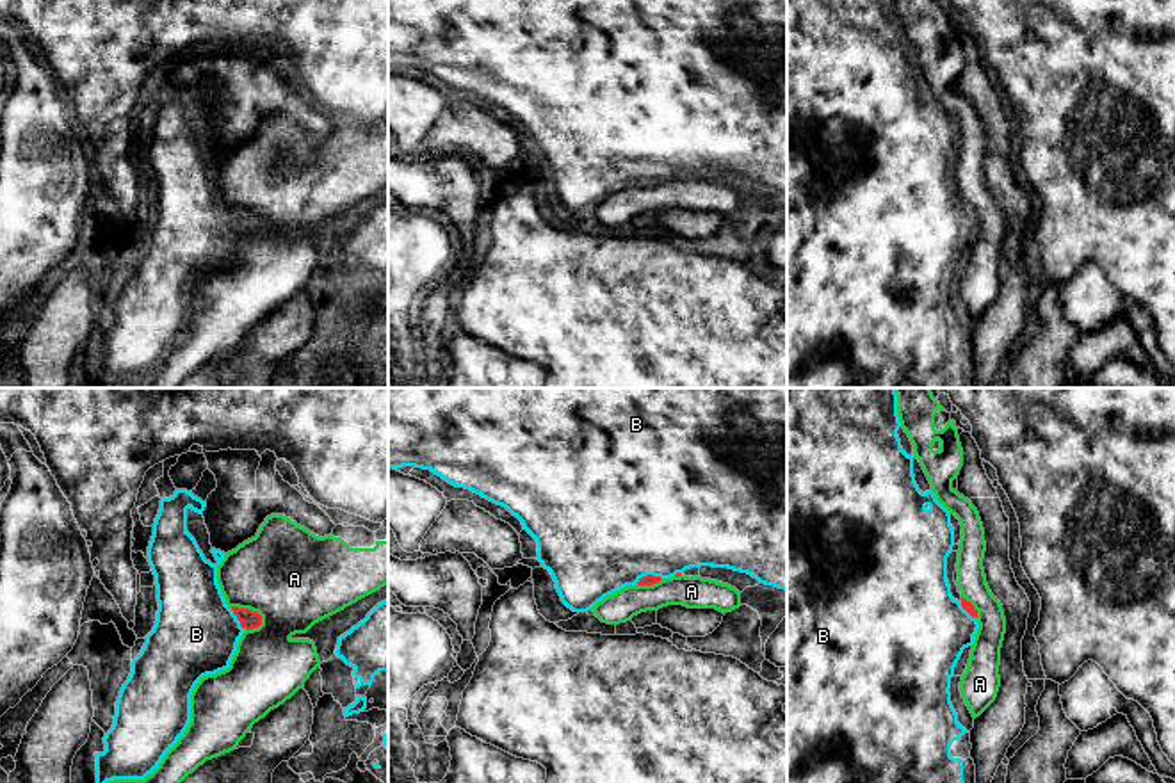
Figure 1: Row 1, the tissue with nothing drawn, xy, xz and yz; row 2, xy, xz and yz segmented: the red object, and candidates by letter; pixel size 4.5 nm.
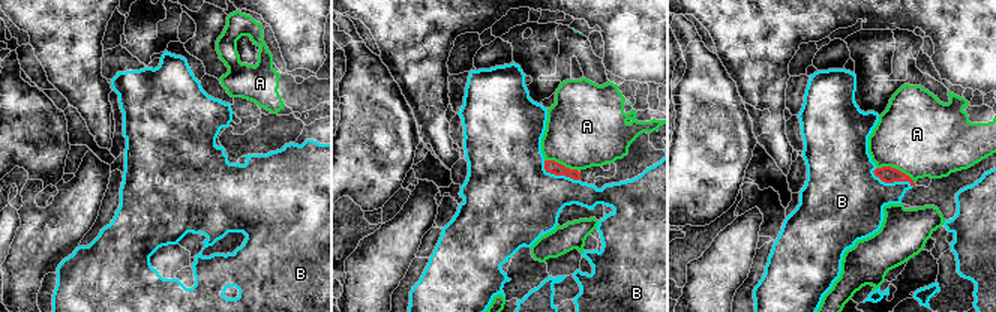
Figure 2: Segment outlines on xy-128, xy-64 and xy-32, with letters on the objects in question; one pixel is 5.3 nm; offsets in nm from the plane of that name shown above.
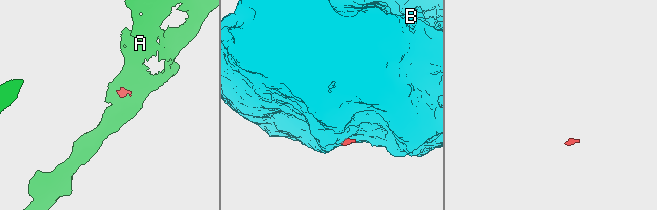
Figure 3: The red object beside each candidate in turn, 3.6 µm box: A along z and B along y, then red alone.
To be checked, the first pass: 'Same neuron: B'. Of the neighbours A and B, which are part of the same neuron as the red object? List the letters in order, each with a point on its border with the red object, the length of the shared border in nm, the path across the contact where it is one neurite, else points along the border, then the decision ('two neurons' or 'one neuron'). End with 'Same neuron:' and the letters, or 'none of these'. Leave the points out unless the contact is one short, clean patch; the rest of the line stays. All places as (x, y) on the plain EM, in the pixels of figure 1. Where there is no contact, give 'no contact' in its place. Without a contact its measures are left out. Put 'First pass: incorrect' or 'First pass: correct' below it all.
A: meets red in xy at (248, 210); contact 170 nm long; border along xy (230, 209), (248, 209), (260, 217), (262, 225); two neurons
B: meets red in xy at (237, 219); contact 120 nm long; runs through xy (250, 221), (237, 219), (228, 226), (196, 235); one neuron
Same neuron: B
First pass: correct

